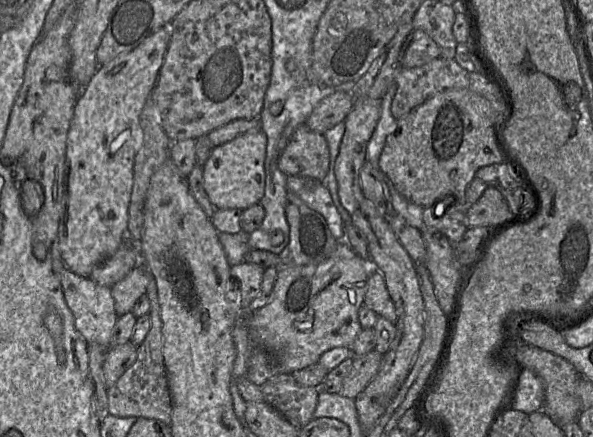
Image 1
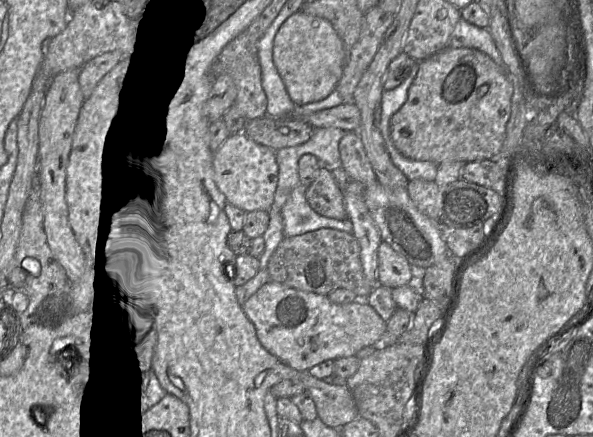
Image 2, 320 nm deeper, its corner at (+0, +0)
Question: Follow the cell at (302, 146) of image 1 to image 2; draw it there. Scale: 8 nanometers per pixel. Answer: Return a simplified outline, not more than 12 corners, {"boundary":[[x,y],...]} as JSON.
{"boundary":[[321,166],[305,194],[318,214],[347,218],[343,192]]}

